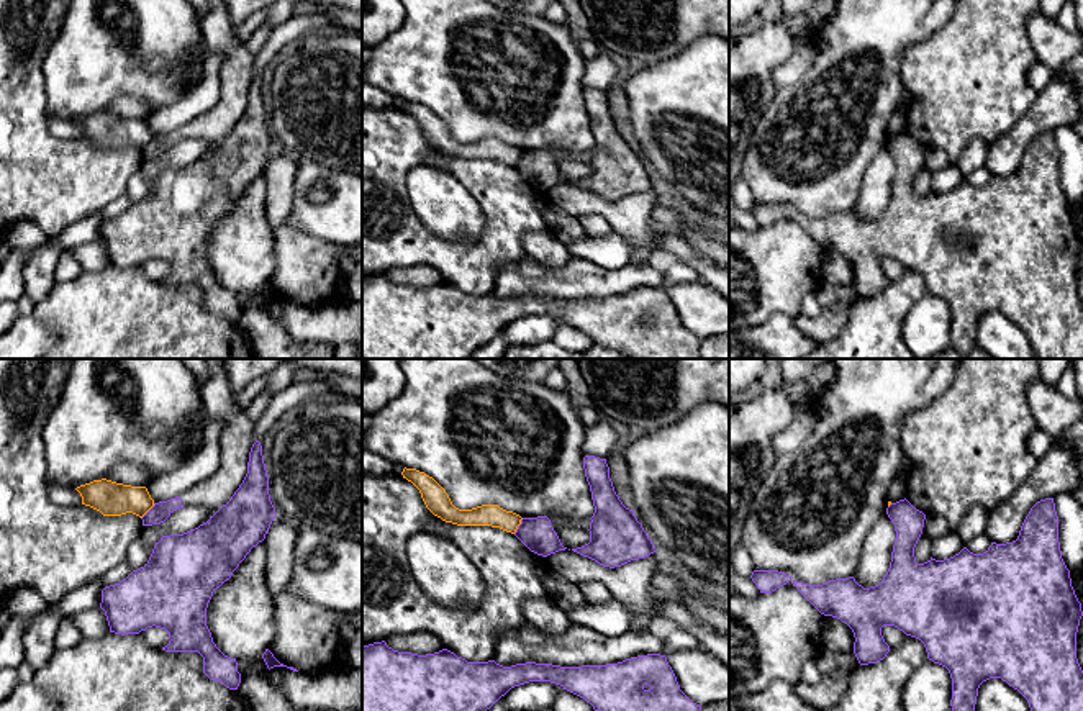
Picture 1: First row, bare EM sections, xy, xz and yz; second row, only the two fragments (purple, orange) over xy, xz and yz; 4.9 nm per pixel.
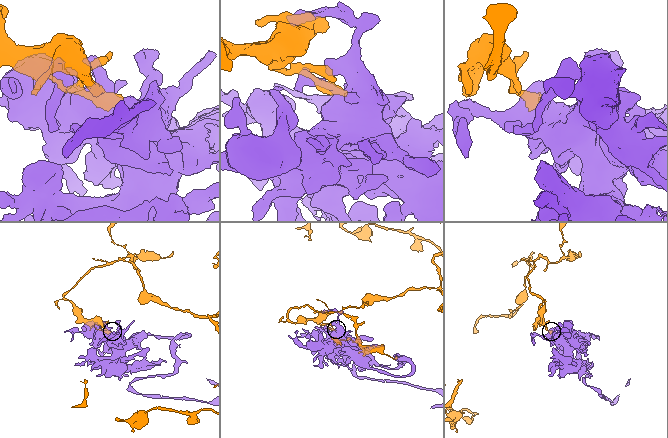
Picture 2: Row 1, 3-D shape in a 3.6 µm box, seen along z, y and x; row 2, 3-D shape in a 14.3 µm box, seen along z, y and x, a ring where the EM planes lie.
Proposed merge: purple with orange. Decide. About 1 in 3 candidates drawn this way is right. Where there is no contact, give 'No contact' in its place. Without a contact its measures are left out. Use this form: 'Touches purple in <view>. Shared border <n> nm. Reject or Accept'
Touches purple in xz. Shared border 90 nm. Reject

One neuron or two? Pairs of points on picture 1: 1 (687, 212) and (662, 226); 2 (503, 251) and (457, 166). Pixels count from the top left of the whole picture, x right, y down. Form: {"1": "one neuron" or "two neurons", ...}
{"1": "one neuron", "2": "one neuron"}

